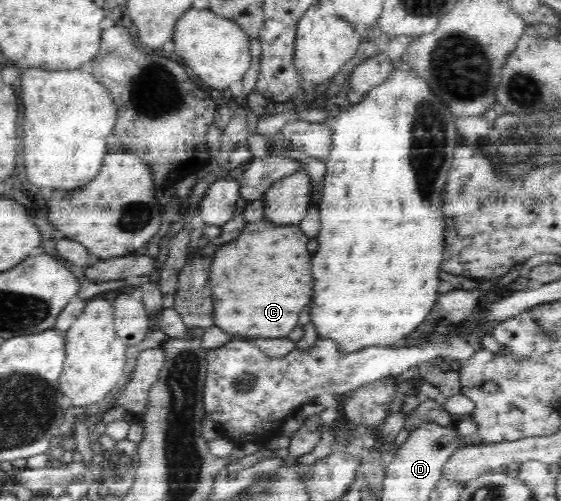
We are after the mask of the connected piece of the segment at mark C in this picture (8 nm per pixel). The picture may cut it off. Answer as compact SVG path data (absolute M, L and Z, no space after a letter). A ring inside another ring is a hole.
M267 218L259 222L251 222L237 236L237 240L229 242L221 250L215 252L210 266L209 284L213 290L213 306L215 306L215 326L225 332L241 338L281 338L287 336L295 326L299 312L311 300L313 294L313 278L311 278L311 254L307 250L309 238L303 232L289 225L275 225Z

